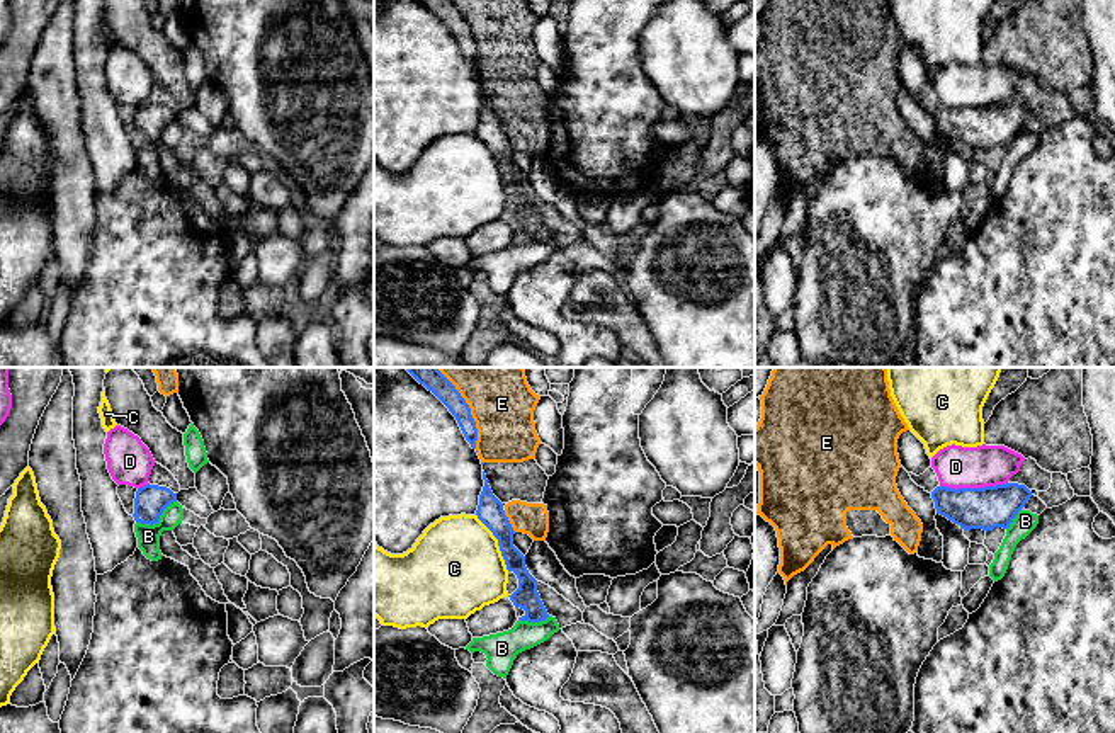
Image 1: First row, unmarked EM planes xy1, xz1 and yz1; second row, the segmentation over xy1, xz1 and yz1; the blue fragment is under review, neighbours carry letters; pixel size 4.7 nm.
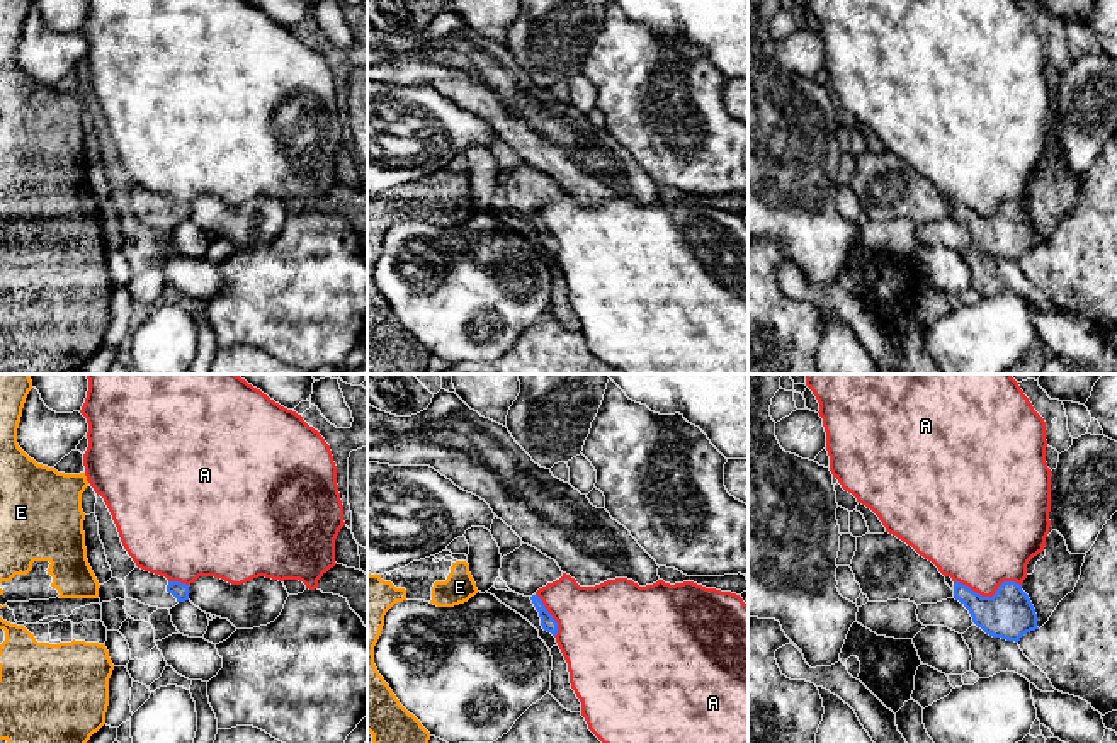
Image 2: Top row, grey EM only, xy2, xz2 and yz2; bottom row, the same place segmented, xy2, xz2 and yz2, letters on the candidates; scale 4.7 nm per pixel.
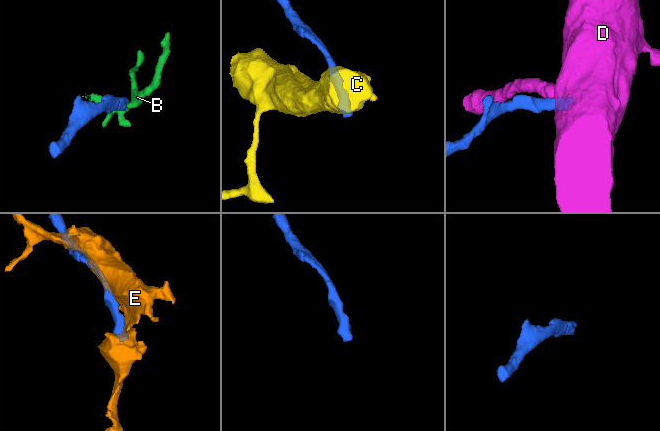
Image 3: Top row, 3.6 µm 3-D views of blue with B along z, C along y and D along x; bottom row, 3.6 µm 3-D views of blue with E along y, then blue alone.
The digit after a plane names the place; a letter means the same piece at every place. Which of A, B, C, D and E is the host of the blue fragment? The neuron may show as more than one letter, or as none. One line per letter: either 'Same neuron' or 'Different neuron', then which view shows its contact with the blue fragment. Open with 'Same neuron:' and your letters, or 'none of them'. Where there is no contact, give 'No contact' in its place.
Same neuron: none of them
A: Different neuron. Touches blue in yz2
B: Different neuron. Touches blue in xy1
C: Different neuron. Touches blue in xz1
D: Different neuron. Touches blue in yz1
E: Different neuron. Touches blue in xz1

